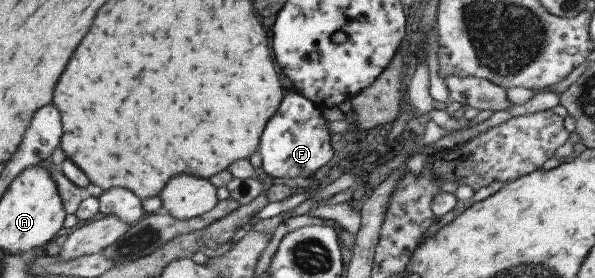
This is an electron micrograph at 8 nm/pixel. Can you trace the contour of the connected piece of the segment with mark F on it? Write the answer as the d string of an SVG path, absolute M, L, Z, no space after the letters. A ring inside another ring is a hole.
M296 90L287 91L279 111L271 118L260 142L263 170L272 178L308 178L319 174L322 166L335 159L336 153L330 144L328 121L309 98Z

